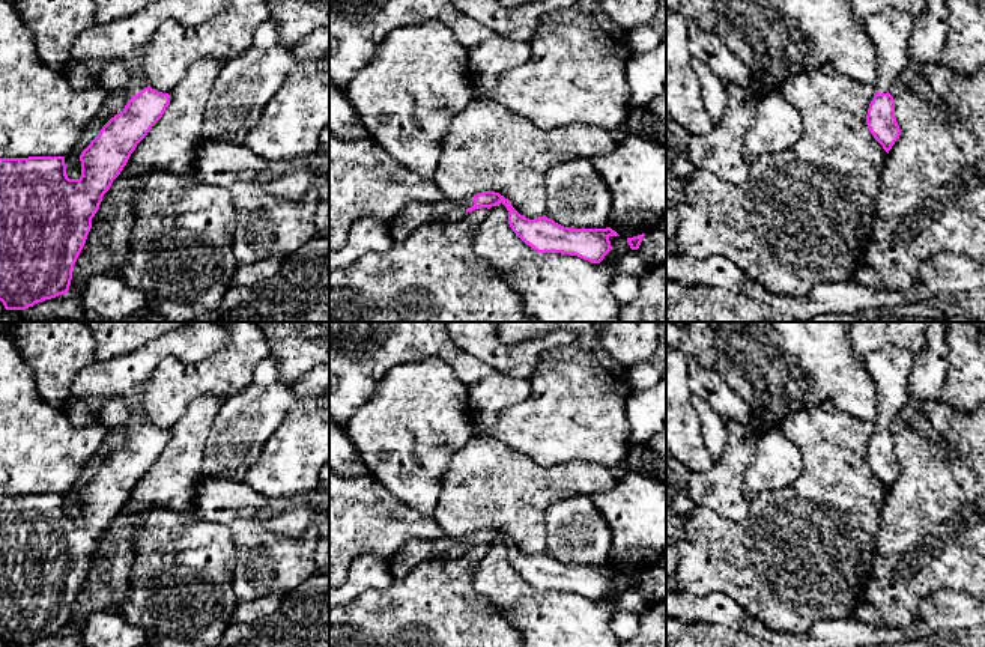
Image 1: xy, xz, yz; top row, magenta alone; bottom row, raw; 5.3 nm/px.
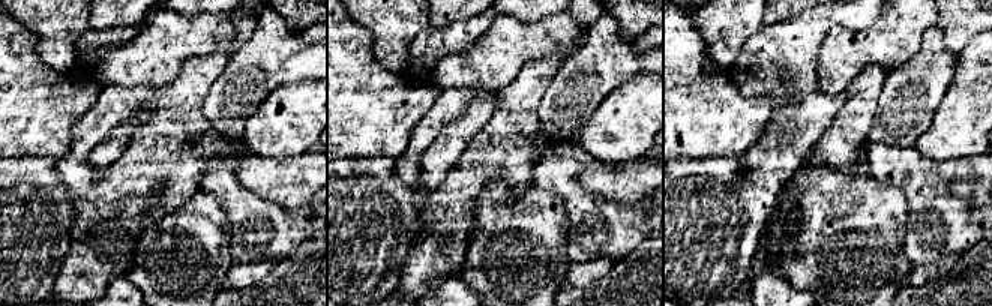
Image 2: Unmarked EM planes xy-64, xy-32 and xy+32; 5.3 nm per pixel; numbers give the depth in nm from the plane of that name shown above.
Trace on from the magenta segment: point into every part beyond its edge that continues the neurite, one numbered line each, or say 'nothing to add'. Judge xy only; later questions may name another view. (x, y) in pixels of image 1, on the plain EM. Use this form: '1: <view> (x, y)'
1: xy (124, 378)

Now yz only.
1: yz (889, 366)

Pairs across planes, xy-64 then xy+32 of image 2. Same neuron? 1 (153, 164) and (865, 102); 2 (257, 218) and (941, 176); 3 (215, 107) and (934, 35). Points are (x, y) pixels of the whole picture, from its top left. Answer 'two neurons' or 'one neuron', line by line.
1: one neuron
2: one neuron
3: one neuron

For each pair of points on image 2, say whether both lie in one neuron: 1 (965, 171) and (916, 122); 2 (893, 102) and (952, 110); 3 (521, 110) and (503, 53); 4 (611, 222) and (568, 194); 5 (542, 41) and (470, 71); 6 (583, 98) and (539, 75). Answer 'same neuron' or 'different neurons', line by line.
1: different neurons
2: different neurons
3: different neurons
4: same neuron
5: same neuron
6: different neurons

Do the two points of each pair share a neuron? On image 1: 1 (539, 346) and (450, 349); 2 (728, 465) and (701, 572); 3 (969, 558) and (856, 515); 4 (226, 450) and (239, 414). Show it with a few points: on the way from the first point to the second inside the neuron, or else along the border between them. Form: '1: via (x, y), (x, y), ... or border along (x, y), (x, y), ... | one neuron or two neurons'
1: border along (450, 337), (460, 349), (492, 366) | two neurons
2: border along (697, 504), (733, 519), (739, 519), (749, 509) | two neurons
3: border along (888, 491), (880, 512), (875, 555), (872, 558) | two neurons
4: via (235, 441), (239, 423) | one neuron

